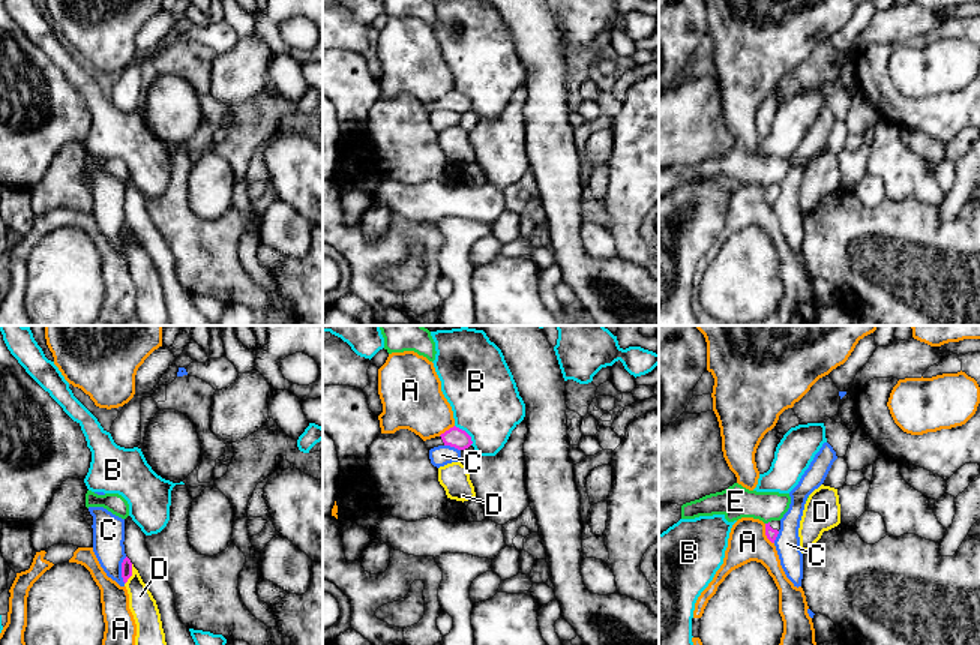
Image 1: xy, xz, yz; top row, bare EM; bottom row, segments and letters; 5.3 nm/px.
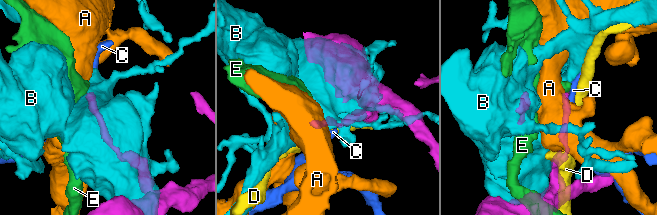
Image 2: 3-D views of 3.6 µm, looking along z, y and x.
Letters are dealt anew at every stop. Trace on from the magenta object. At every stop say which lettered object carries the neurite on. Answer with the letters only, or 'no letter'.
no letter

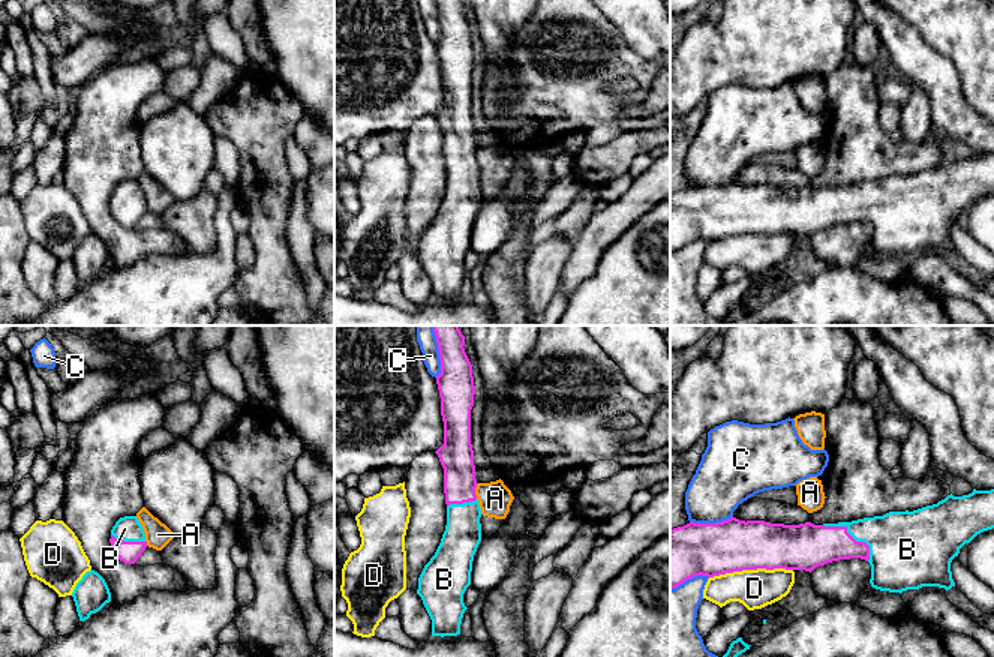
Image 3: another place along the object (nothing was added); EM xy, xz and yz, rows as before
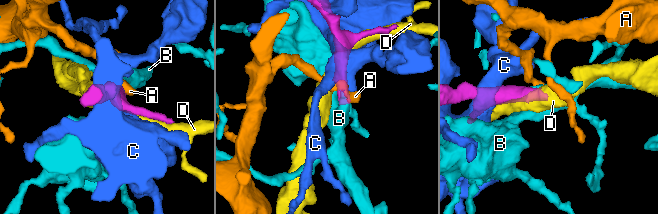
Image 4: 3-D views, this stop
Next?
B

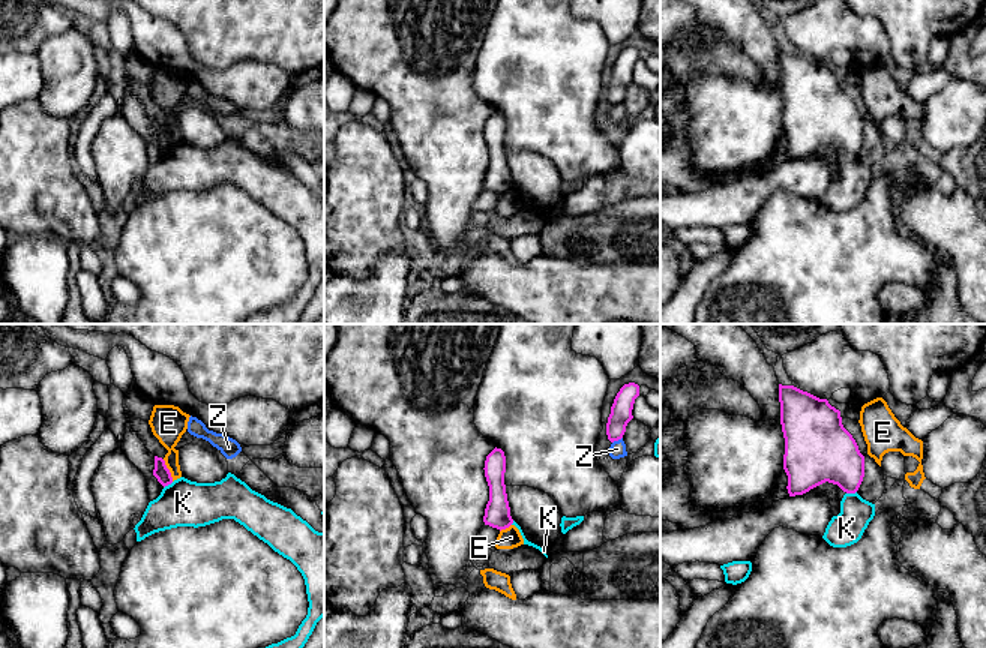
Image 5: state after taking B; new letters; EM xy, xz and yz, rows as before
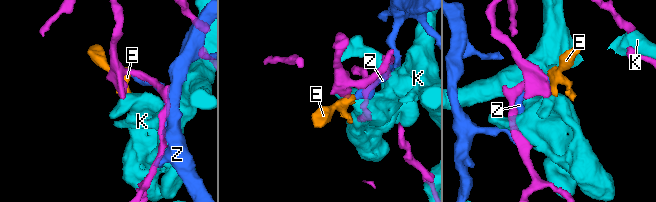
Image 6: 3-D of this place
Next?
no letter

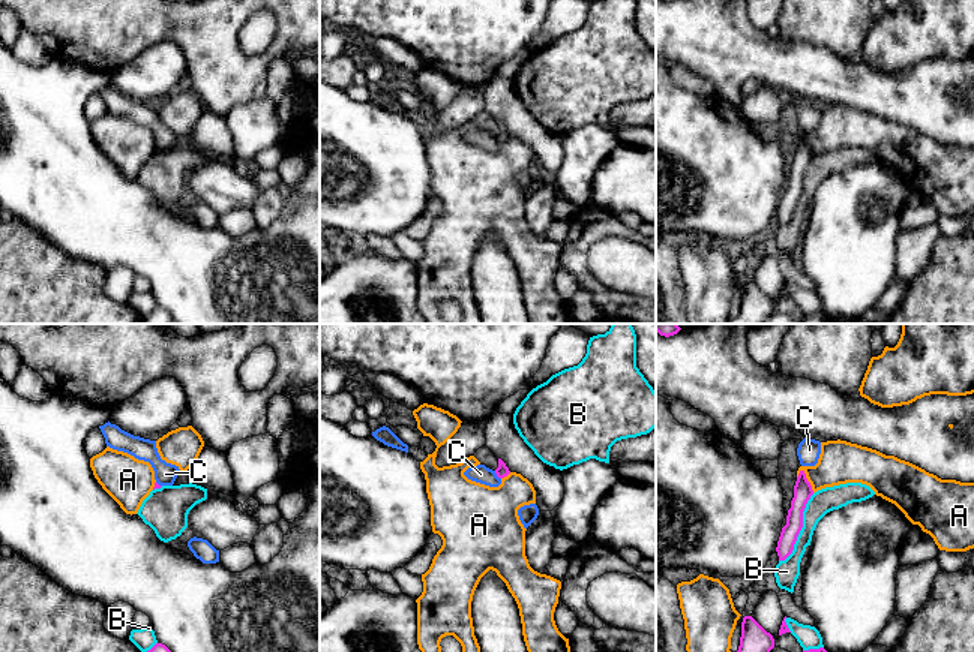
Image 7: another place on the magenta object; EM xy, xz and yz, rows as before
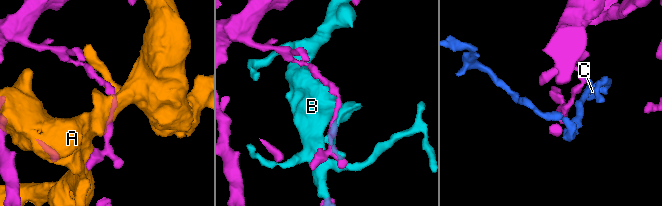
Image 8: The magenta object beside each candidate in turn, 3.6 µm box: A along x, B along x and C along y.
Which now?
C

